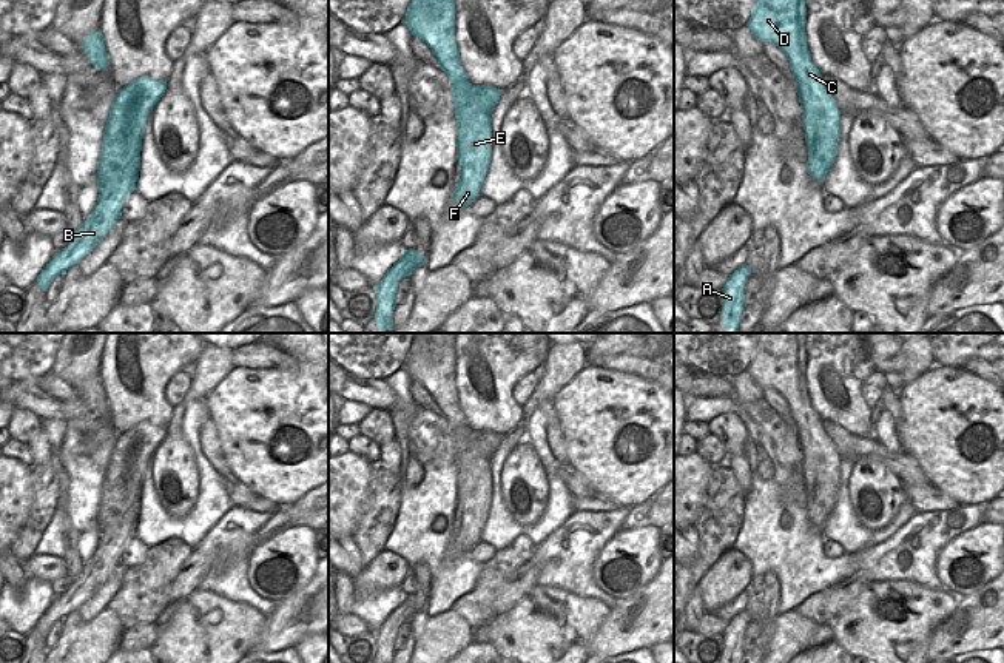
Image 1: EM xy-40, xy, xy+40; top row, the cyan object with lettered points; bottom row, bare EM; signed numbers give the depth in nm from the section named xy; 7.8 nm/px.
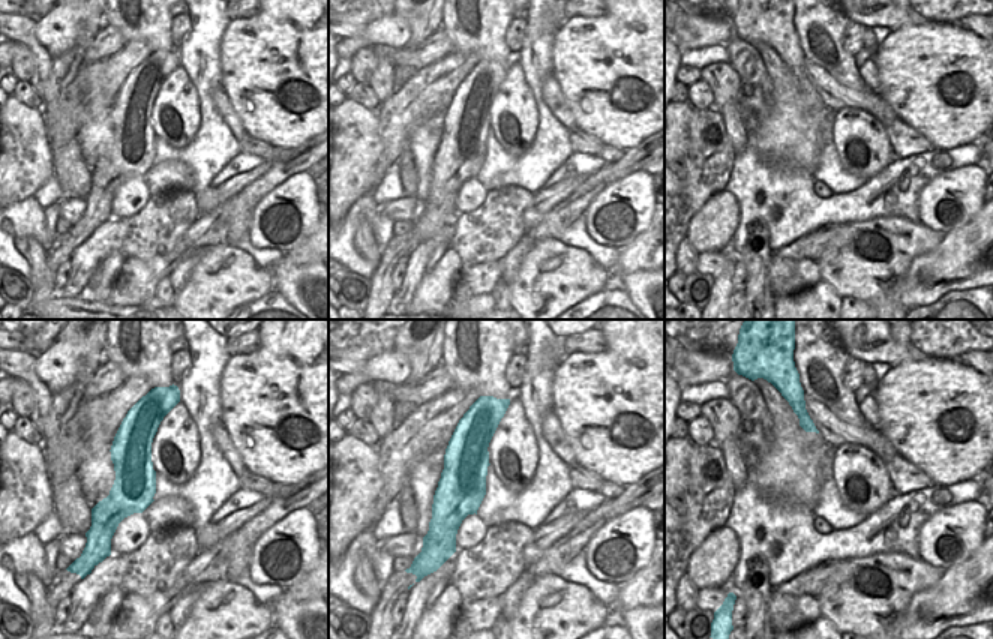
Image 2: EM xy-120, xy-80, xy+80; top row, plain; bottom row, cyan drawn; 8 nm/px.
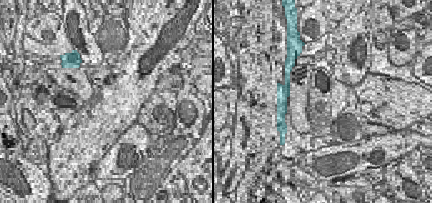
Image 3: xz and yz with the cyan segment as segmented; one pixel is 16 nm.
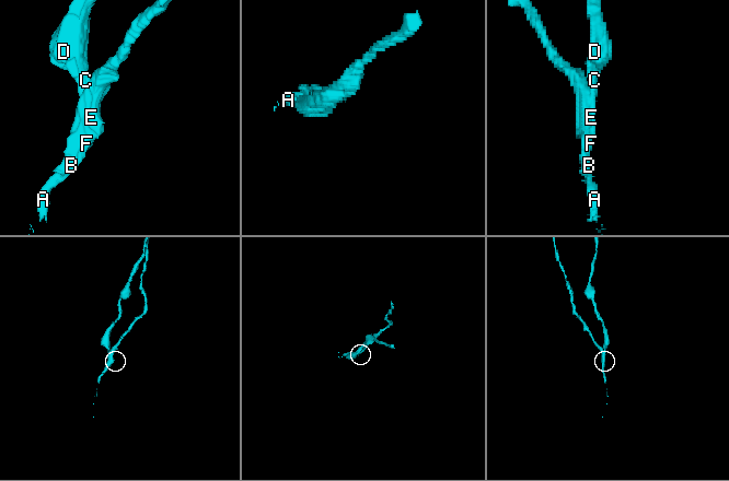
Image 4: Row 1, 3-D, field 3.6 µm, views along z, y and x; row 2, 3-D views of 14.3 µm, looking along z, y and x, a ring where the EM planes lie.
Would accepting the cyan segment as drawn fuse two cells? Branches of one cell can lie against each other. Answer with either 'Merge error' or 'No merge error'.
Merge error.

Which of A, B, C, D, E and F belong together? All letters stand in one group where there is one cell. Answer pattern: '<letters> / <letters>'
A C D / B E F

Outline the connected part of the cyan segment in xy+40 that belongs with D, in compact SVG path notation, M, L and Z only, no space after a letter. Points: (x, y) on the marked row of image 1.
M756 0L746 26L759 42L776 45L788 57L802 108L805 142L810 146L817 133L813 113L817 108L836 106L836 102L811 62L805 23L805 0Z

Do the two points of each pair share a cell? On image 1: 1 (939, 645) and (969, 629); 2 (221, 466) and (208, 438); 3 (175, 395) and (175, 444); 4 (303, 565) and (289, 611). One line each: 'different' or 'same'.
1: same
2: same
3: different
4: different

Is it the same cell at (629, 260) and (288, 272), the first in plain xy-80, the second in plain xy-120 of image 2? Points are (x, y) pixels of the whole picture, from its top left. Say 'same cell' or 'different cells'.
different cells

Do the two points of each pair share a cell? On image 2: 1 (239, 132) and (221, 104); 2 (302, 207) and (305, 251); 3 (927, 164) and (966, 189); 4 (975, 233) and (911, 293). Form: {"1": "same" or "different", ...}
{"1": "same", "2": "different", "3": "different", "4": "same"}

